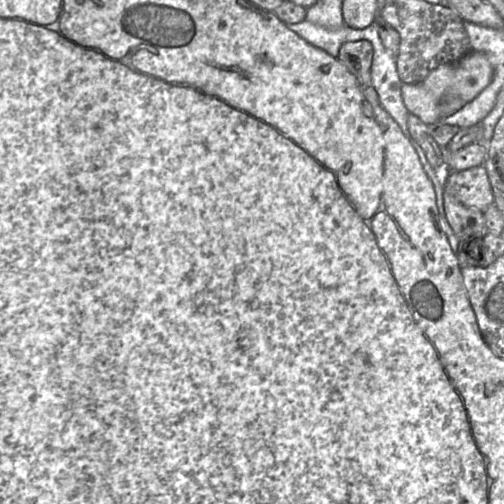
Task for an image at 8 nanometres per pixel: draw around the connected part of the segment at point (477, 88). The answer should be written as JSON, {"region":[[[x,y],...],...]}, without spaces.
{"region":[[[469,51],[455,63],[434,69],[421,82],[402,85],[402,99],[408,112],[426,125],[433,125],[447,118],[476,98],[492,81],[494,70],[483,52]]]}

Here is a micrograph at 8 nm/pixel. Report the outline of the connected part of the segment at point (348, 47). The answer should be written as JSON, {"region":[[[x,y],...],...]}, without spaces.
{"region":[[[367,40],[346,42],[340,47],[337,59],[356,77],[368,101],[374,105],[380,105],[378,93],[371,79],[372,44]]]}

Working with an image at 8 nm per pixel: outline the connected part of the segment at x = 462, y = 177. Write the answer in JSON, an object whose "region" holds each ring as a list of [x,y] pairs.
{"region":[[[484,165],[450,171],[444,190],[460,204],[482,212],[494,204],[494,195]]]}

